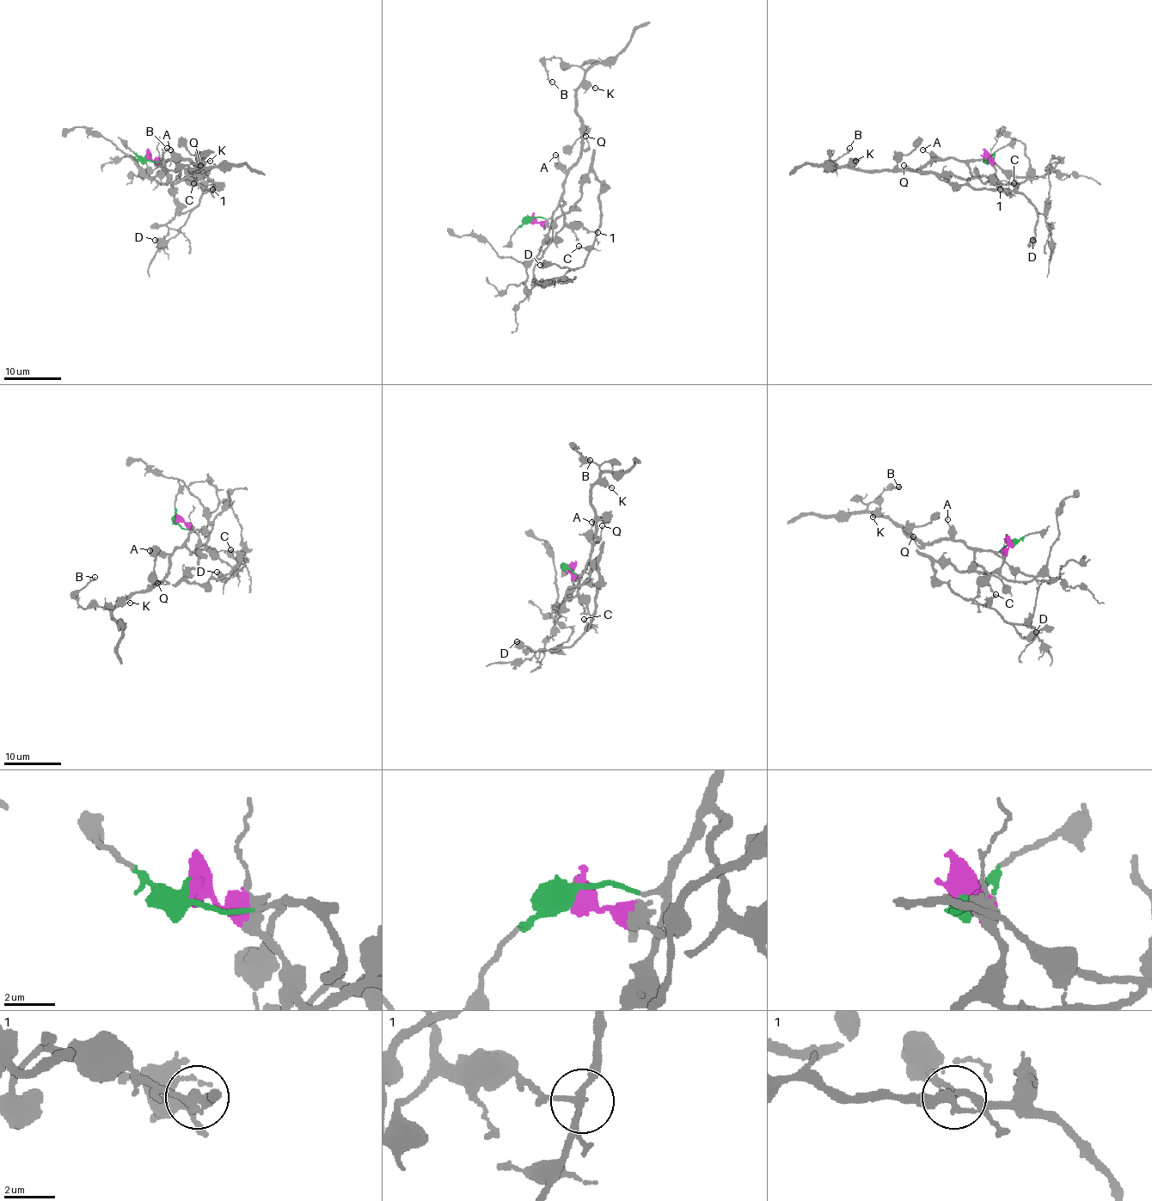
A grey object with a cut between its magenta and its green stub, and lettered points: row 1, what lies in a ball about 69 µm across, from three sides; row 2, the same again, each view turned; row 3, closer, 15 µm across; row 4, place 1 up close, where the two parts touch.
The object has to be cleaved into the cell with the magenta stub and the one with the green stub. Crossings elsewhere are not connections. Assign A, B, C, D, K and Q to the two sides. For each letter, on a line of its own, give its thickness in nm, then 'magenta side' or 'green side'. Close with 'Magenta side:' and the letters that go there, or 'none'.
A: 120 nm thick; green side
B: 160 nm thick; green side
C: 200 nm thick; magenta side
D: 600 nm thick; magenta side
K: 180 nm thick; green side
Q: 140 nm thick; green side
Magenta side: C, D

